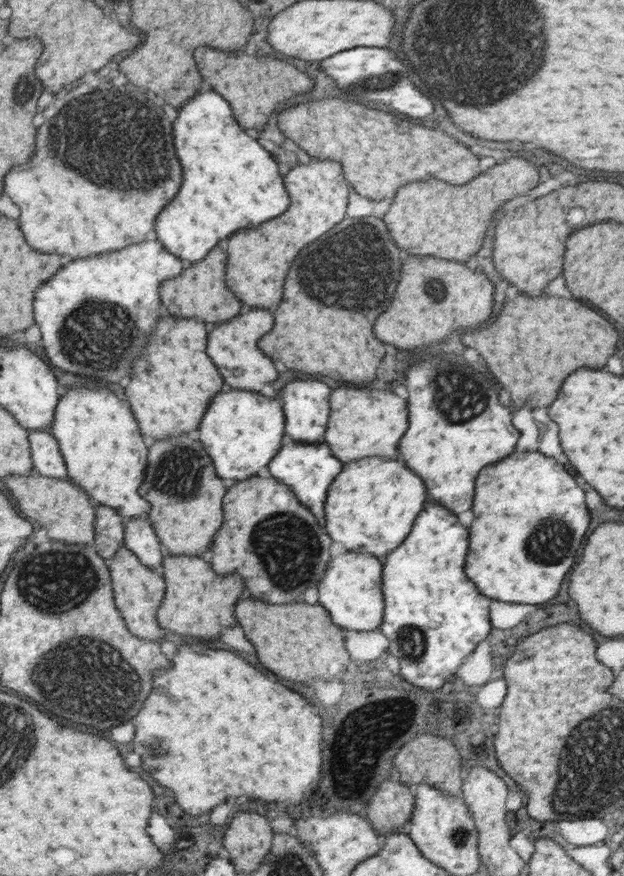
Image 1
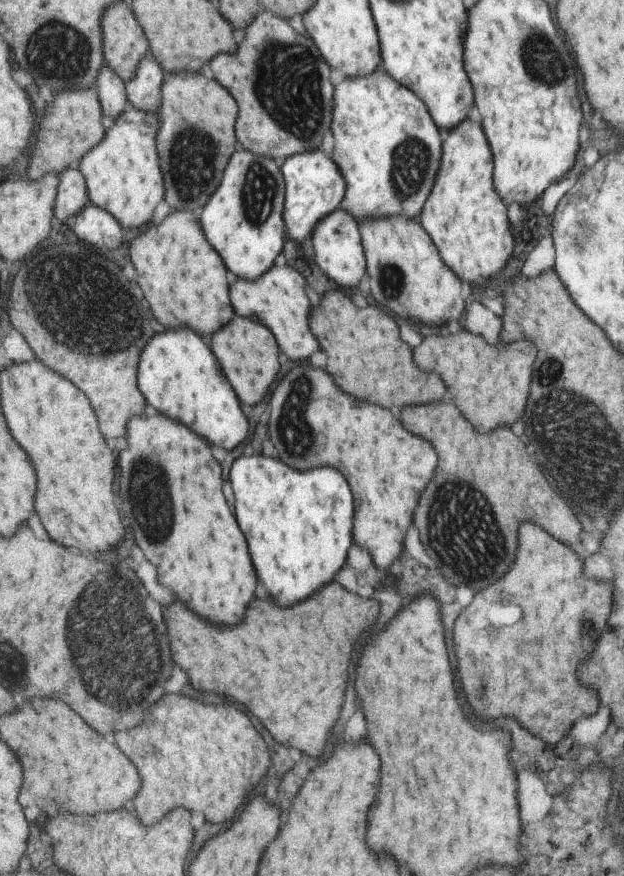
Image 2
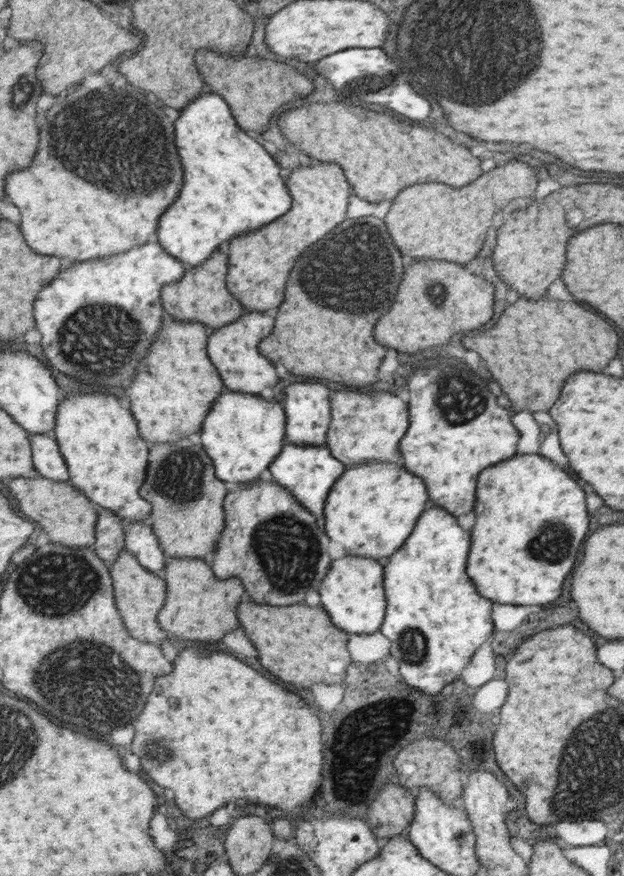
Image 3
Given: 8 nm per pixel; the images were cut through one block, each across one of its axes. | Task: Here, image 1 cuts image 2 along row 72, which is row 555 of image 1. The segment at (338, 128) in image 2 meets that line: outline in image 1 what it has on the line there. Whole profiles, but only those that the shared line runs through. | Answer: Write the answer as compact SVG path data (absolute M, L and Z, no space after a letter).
M367 457L366 459L348 462L344 472L336 479L333 488L330 489L327 500L327 516L330 536L334 541L346 546L348 551L372 552L374 556L384 560L388 554L398 548L404 538L410 534L410 528L418 516L418 512L424 508L426 502L425 482L416 473L410 472L408 466L404 466L400 459L388 460L382 457Z

